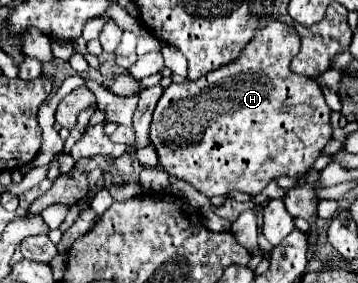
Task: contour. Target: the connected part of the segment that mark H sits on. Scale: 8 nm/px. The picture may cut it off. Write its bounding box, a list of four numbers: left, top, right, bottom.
[149,21,331,197]

